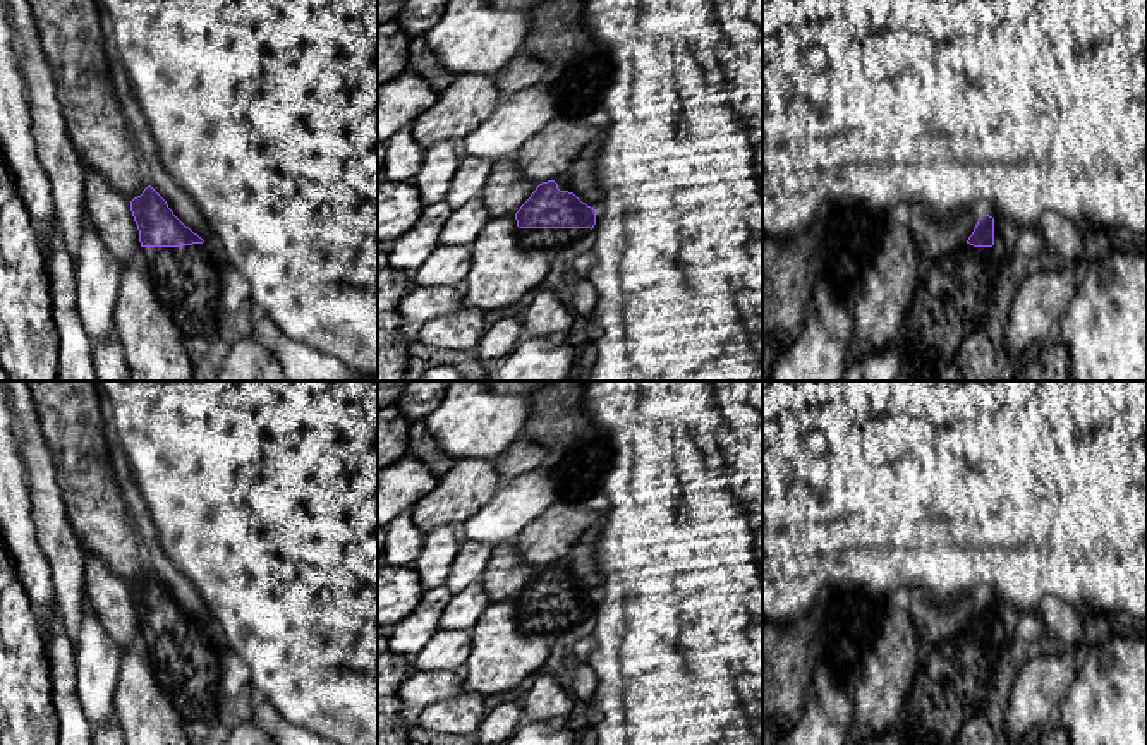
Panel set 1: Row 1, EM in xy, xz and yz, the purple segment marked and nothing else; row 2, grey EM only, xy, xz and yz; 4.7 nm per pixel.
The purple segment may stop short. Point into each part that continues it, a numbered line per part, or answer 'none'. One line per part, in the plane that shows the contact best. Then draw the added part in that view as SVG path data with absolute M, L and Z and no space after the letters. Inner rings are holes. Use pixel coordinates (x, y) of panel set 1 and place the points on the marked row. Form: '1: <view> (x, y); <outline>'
1: xz (557, 241); M517 228L517 237L529 249L544 249L555 256L567 256L574 242L592 232L591 228Z

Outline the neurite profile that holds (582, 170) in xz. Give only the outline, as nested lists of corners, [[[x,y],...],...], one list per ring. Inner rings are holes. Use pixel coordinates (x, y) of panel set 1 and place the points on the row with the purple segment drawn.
[[[603,137],[592,139],[582,153],[575,158],[567,172],[567,180],[572,184],[574,194],[591,208],[598,208],[603,199],[598,177],[596,177],[596,160],[603,148]]]

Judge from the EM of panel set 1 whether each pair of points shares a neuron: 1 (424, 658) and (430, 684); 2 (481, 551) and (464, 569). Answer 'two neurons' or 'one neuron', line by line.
1: two neurons
2: one neuron

